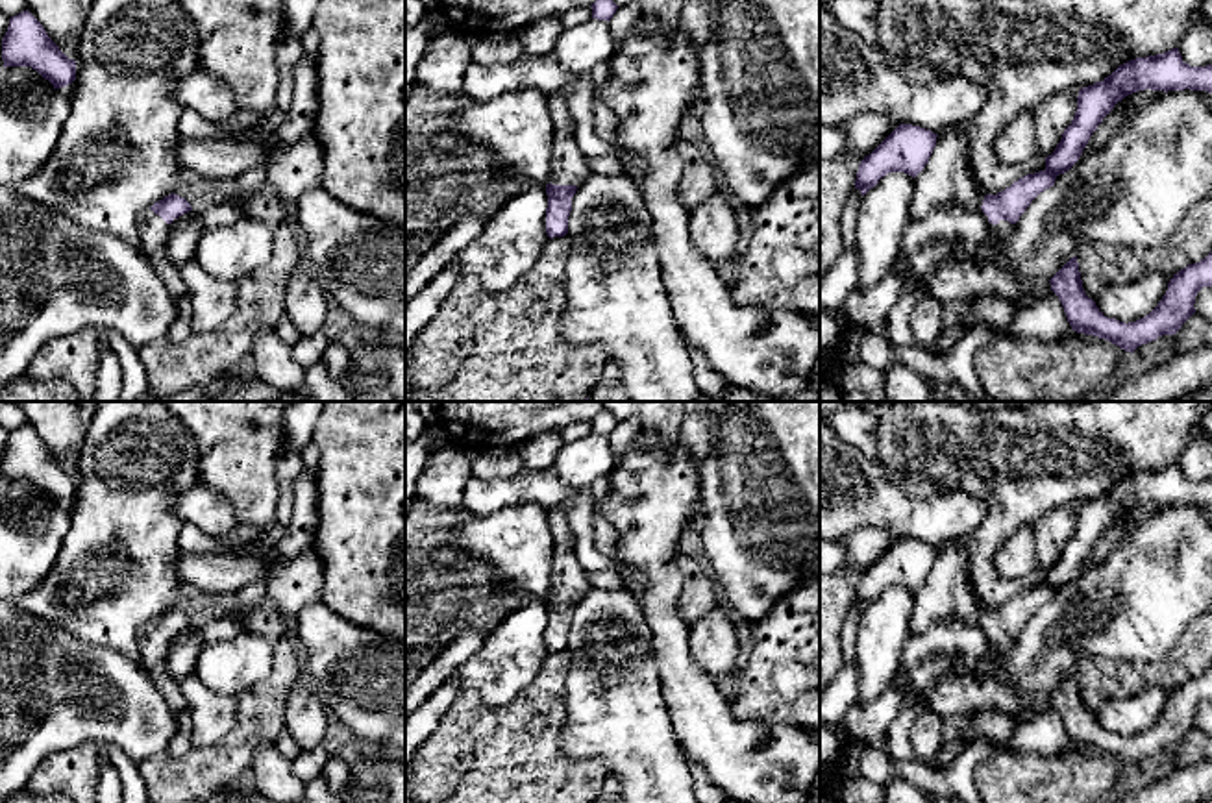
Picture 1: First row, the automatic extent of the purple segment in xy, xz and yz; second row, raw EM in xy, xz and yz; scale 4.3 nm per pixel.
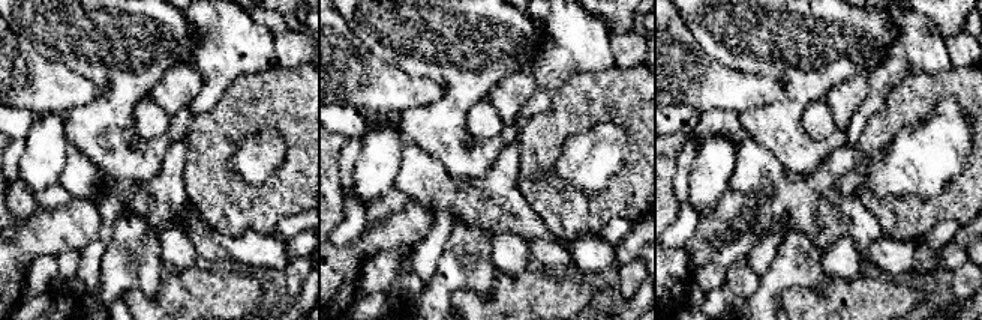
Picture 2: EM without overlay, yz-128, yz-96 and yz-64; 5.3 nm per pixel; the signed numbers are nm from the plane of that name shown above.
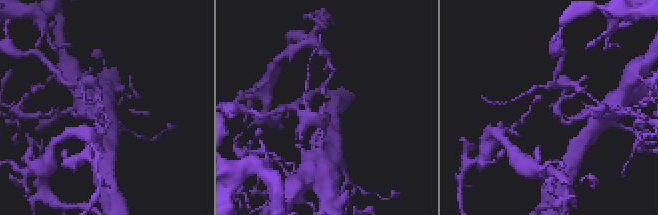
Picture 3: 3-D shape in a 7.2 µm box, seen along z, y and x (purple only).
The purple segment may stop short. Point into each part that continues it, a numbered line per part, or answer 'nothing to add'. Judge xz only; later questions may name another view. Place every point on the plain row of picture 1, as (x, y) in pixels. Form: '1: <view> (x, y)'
1: xz (568, 581)

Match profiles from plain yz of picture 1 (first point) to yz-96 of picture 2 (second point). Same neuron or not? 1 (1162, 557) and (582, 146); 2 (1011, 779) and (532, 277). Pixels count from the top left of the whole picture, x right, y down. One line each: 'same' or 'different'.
1: same
2: same

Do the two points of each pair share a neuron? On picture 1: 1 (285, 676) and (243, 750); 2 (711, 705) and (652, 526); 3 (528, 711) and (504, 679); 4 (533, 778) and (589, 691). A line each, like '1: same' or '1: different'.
1: same
2: same
3: different
4: different

